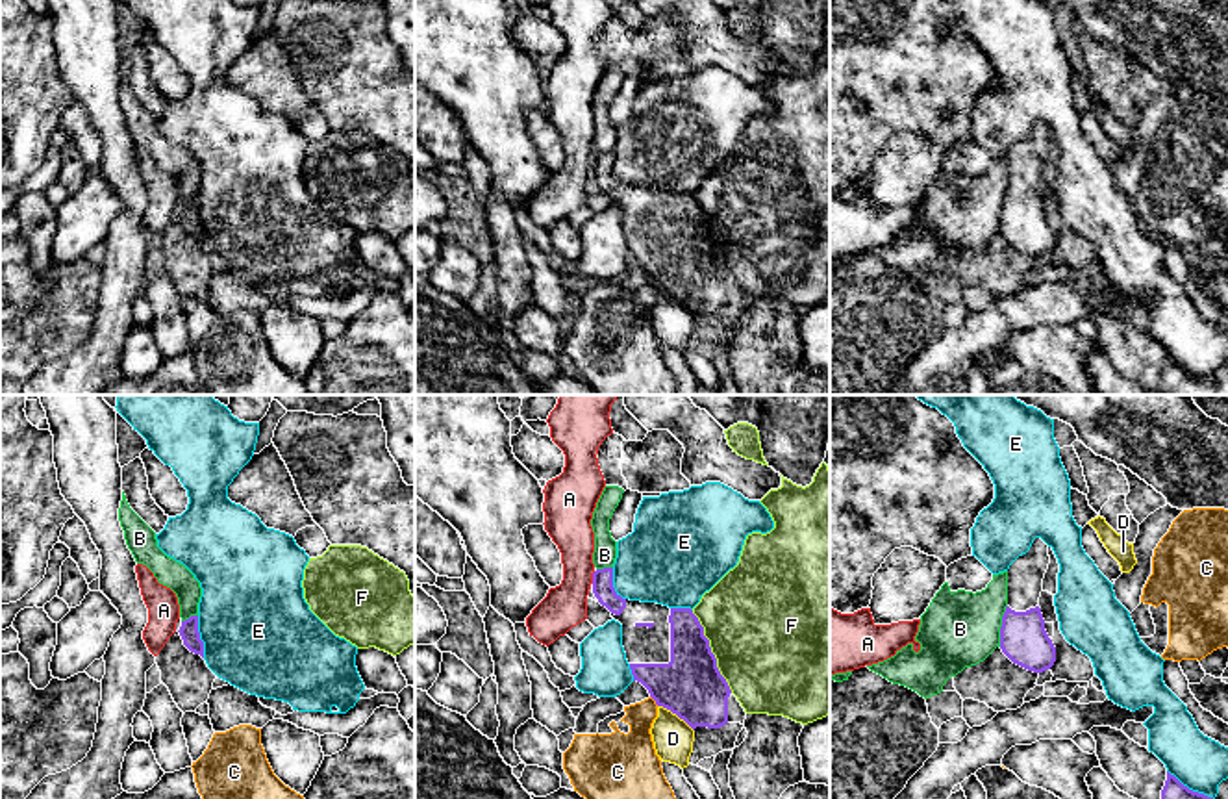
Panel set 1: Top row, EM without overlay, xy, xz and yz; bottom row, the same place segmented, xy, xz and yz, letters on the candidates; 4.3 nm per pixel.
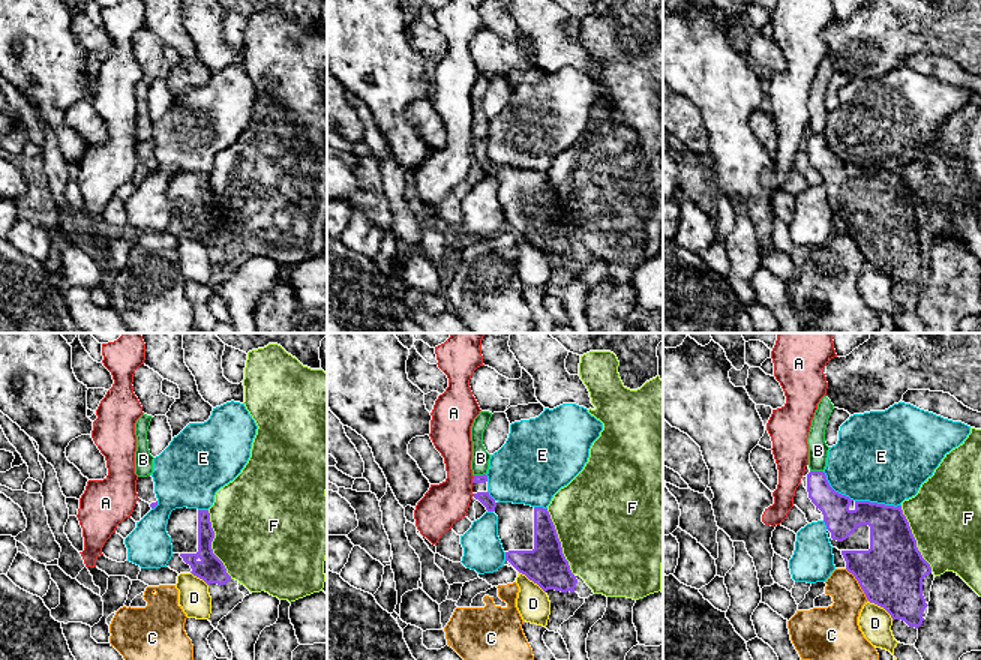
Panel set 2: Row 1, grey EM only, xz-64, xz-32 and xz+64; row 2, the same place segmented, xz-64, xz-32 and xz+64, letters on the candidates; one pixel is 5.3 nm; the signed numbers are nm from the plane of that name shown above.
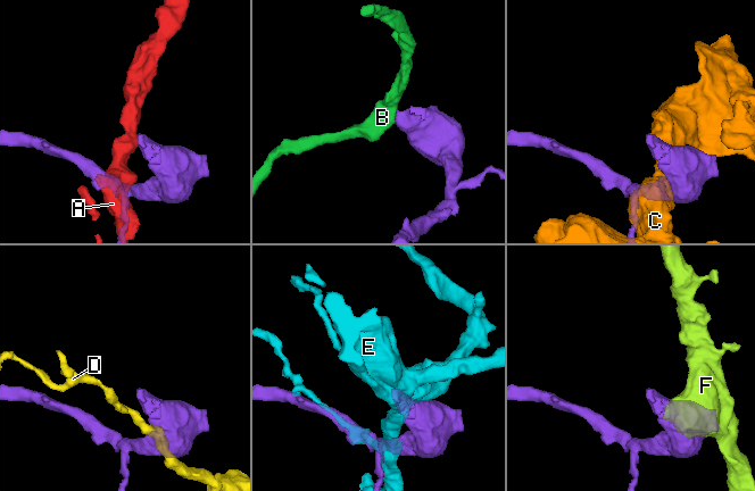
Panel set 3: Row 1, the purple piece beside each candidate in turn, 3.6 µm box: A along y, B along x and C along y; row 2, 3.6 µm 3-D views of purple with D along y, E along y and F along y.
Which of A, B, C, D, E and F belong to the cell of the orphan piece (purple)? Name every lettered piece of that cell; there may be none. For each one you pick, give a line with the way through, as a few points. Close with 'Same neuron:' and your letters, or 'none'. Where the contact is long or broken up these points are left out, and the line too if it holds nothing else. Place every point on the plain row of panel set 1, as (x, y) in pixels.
Same neuron: none

